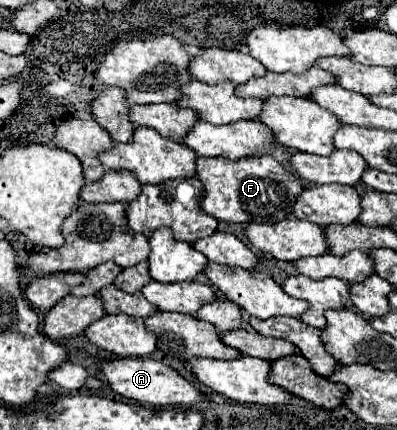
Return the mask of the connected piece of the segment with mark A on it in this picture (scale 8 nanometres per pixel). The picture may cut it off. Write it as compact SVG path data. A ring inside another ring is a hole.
M115 358L115 360L101 360L97 364L105 384L121 394L123 398L135 400L139 404L153 404L153 406L193 406L199 402L203 394L195 390L187 380L183 380L173 368L153 360L153 358Z

